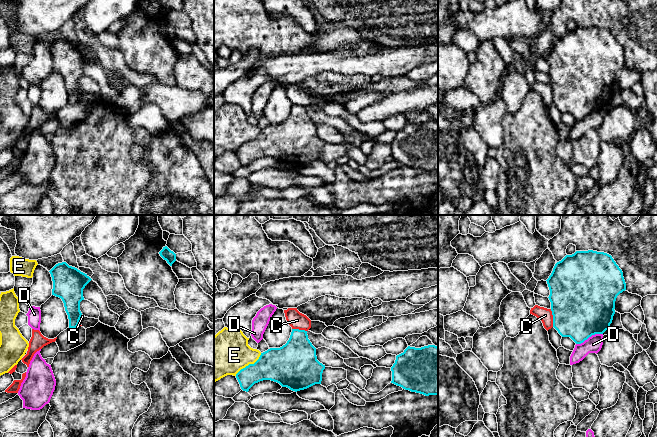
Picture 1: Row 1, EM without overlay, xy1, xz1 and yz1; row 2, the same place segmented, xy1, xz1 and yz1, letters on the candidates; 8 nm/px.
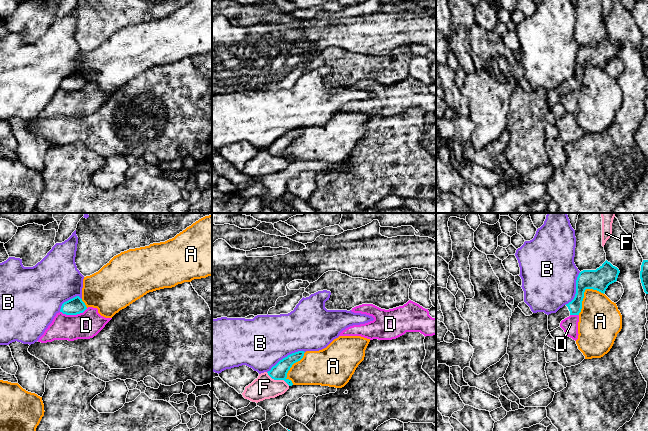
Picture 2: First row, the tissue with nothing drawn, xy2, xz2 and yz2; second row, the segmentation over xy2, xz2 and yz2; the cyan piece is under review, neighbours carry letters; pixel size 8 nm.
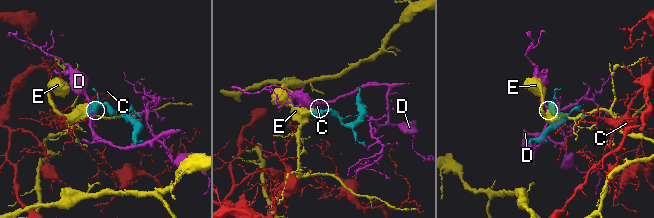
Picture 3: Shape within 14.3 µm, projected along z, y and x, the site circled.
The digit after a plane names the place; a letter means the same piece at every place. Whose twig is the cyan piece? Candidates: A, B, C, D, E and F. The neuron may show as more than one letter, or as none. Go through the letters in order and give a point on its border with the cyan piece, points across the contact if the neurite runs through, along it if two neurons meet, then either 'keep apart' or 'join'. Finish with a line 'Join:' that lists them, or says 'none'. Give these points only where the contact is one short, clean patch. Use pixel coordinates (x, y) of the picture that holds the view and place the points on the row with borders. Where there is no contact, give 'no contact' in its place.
A: yz2 (583, 293) | along yz2 (603, 293), (597, 290), (586, 289), (582, 308), (578, 314) | keep apart
B: xz2 (285, 357) | keep apart
C: yz1 (553, 318) | along yz1 (550, 309), (553, 326) | keep apart
D: xy2 (73, 314) | keep apart
E: xz1 (249, 364) | keep apart
F: xz2 (278, 379) | keep apart
Join: none

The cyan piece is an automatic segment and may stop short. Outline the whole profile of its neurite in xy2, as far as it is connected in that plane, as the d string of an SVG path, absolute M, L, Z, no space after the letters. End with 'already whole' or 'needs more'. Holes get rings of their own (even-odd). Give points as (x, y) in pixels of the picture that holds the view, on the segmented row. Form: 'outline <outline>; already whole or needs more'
outline M76 296L66 302L61 306L60 312L66 315L77 315L83 313L87 309L85 303L79 296Z; already whole

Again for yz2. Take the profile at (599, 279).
outline M607 260L596 270L583 270L576 280L576 294L574 299L560 308L556 313L548 315L549 332L560 327L560 323L570 315L579 315L586 289L605 293L608 286L617 281L620 271Z; needs more

